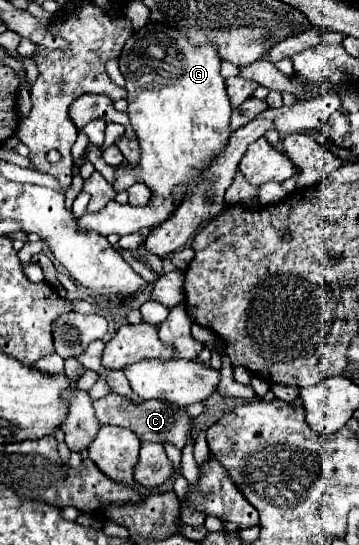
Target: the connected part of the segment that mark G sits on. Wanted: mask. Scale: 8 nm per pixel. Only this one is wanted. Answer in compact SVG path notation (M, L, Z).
M146 24L138 34L134 34L120 54L120 72L126 78L126 90L128 90L128 118L136 132L136 138L140 142L140 162L138 166L126 164L116 168L116 180L114 190L120 192L120 188L128 188L134 182L142 182L148 188L152 188L152 198L146 206L135 207L130 204L118 204L115 200L110 201L104 209L96 213L84 213L78 219L78 225L88 230L94 230L102 236L110 234L132 234L142 228L158 226L166 218L170 218L174 206L178 204L174 196L174 188L182 186L182 198L188 198L192 190L202 182L204 172L208 166L218 158L230 138L230 112L232 106L228 102L228 94L224 90L224 78L220 76L220 56L216 54L216 46L200 46L194 48L178 30L172 30L168 26L160 24Z

